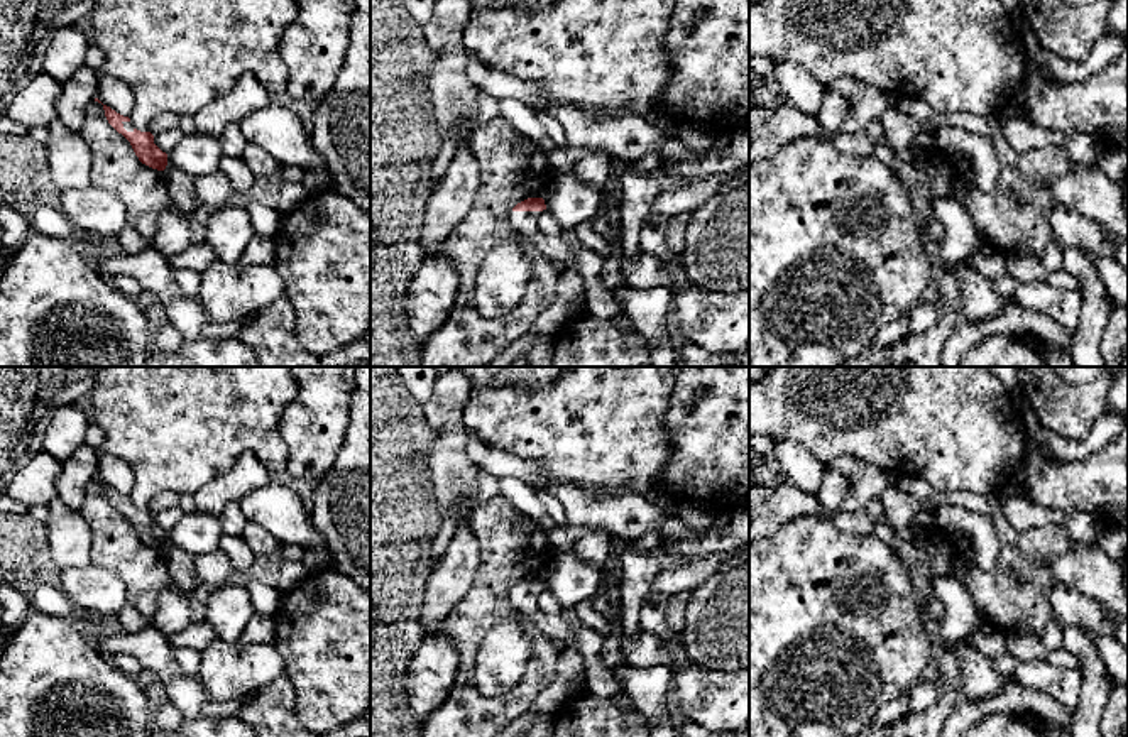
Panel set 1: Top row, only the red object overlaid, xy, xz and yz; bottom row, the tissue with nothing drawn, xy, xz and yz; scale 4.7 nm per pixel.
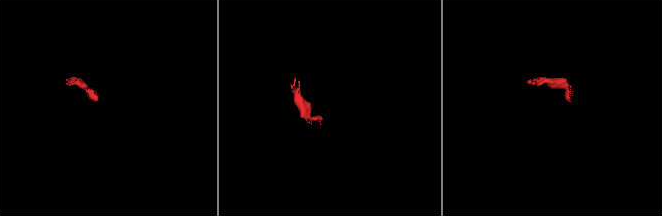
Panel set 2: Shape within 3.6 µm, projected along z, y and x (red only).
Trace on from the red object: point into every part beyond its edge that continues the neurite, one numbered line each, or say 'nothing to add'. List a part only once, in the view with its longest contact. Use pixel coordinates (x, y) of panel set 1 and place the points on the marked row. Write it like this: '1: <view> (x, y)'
1: xz (553, 247)

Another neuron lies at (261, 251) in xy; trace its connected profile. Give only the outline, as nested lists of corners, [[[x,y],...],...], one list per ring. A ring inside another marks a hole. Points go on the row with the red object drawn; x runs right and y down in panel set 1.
[[[255,235],[245,252],[242,254],[238,264],[247,265],[274,265],[276,262],[276,243],[272,237]]]

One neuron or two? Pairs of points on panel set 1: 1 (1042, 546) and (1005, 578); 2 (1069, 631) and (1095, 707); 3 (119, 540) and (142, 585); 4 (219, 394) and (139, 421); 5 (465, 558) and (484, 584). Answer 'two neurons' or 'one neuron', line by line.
1: one neuron
2: one neuron
3: one neuron
4: one neuron
5: two neurons

